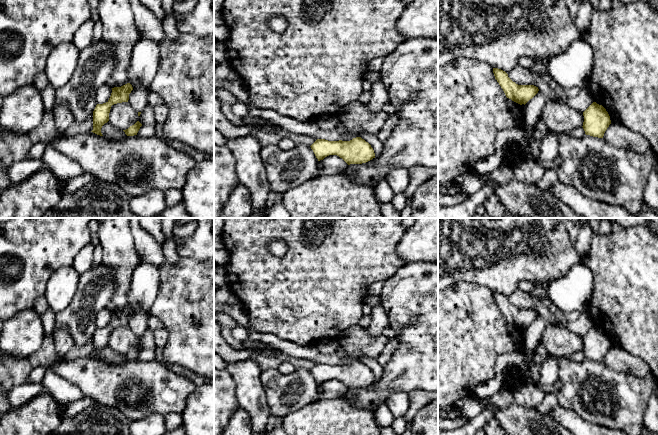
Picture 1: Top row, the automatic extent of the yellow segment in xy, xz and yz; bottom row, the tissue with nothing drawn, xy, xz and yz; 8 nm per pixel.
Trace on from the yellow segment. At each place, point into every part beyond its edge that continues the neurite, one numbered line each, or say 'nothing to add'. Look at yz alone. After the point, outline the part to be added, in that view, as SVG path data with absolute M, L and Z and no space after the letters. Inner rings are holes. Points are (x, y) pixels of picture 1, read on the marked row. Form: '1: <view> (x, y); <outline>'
nothing to add

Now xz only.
nothing to add

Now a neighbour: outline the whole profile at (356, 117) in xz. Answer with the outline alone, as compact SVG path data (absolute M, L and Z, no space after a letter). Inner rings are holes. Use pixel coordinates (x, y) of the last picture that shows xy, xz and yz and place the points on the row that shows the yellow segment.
M359 100L344 106L338 116L345 129L342 141L360 137L361 132L377 136L388 118L385 111L372 113L367 104Z

